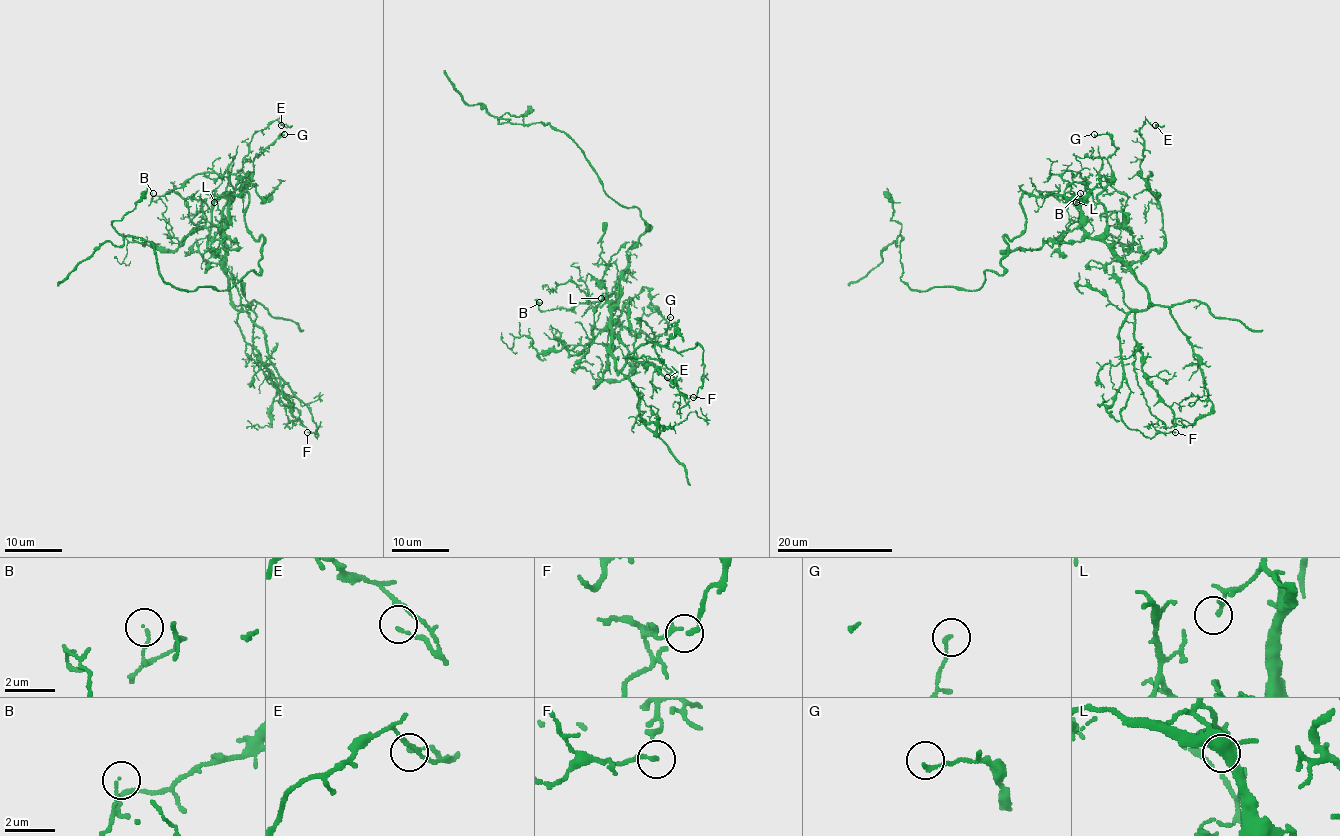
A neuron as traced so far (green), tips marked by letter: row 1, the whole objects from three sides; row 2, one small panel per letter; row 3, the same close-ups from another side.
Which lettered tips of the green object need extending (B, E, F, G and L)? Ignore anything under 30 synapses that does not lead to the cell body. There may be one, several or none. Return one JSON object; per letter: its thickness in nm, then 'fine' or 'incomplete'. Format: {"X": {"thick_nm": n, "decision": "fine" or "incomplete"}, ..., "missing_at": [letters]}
{"B": {"thick_nm": 110, "decision": "fine"}, "E": {"thick_nm": 120, "decision": "fine"}, "F": {"thick_nm": 120, "decision": "fine"}, "G": {"thick_nm": 140, "decision": "fine"}, "L": {"thick_nm": 80, "decision": "fine"}, "missing_at": []}

